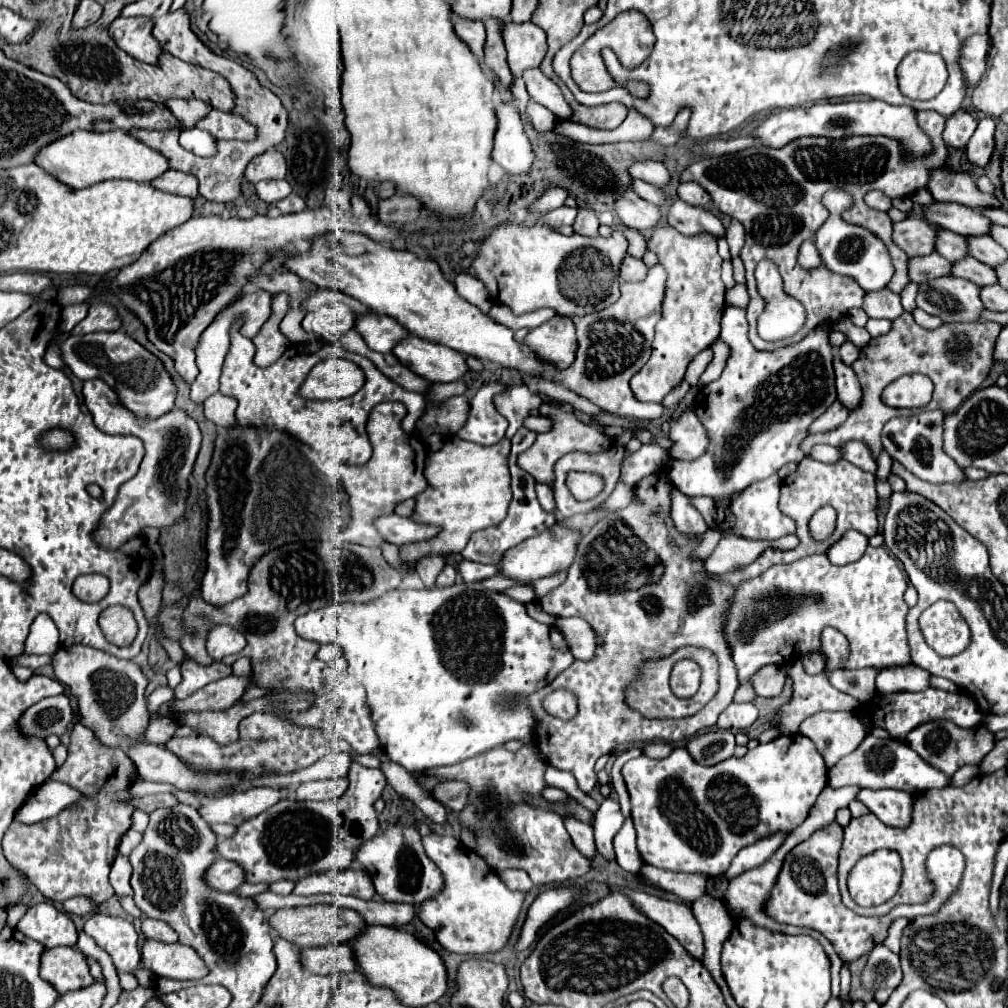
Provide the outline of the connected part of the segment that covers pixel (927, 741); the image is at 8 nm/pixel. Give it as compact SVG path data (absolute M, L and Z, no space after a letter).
M925 723L923 727L917 727L915 731L911 731L911 735L907 735L907 743L913 751L917 751L925 759L925 763L943 771L949 777L963 765L979 765L981 759L995 745L993 735L983 725L975 725L963 731L961 727L955 727L953 723Z

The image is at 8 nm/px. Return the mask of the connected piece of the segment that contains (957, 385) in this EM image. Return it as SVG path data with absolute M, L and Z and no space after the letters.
M903 313L899 315L893 325L891 331L887 335L881 335L877 339L871 339L869 345L865 345L859 353L859 359L851 365L859 377L861 389L863 389L863 397L859 407L851 409L847 421L827 433L817 433L817 435L809 435L803 441L803 451L809 453L809 449L815 443L827 443L837 447L839 443L851 441L851 439L863 439L865 443L871 443L871 449L875 449L875 459L881 451L881 429L883 425L891 419L891 417L903 417L903 415L915 415L917 409L893 409L881 403L879 395L881 391L893 383L895 379L899 379L901 375L907 373L923 373L927 375L933 385L933 399L929 405L925 405L921 411L933 411L933 409L941 409L947 413L953 413L973 391L977 391L981 387L981 383L987 379L989 371L991 371L991 363L993 363L993 345L997 341L1001 333L1001 325L999 323L943 323L937 329L923 329L919 327L911 313Z

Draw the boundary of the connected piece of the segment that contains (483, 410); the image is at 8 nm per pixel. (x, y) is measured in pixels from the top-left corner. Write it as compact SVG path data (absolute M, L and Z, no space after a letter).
M489 383L489 385L483 385L471 397L469 419L459 429L459 433L457 433L459 439L473 441L479 445L493 445L499 439L503 439L505 429L507 429L507 419L503 415L499 415L493 405L493 397L501 391L505 391L505 385Z

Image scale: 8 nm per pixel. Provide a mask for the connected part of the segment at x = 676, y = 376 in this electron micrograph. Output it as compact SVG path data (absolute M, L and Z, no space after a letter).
M669 225L655 227L647 239L647 247L665 267L667 283L661 303L661 319L655 327L655 339L651 345L651 357L631 379L631 391L639 401L661 403L667 393L683 381L687 363L719 337L725 299L725 285L721 281L723 259L717 253L717 239L713 235L697 233L685 237Z

